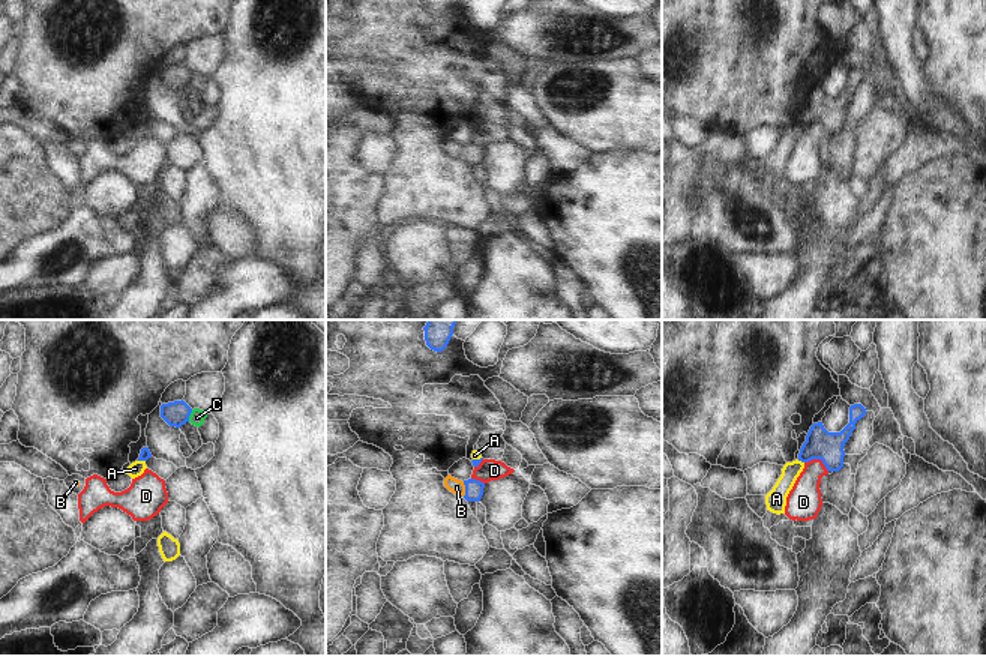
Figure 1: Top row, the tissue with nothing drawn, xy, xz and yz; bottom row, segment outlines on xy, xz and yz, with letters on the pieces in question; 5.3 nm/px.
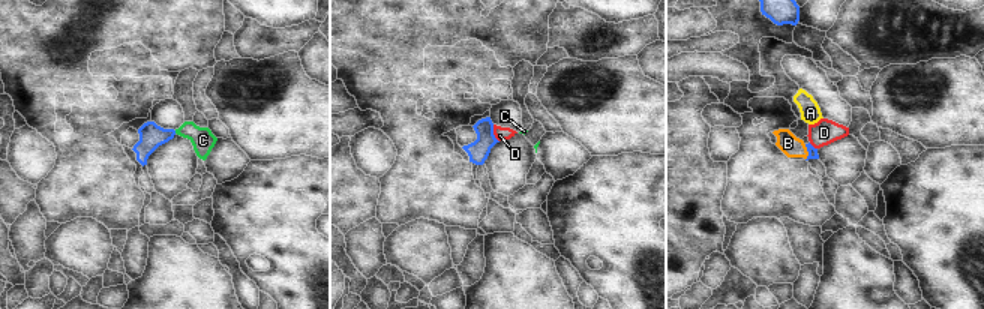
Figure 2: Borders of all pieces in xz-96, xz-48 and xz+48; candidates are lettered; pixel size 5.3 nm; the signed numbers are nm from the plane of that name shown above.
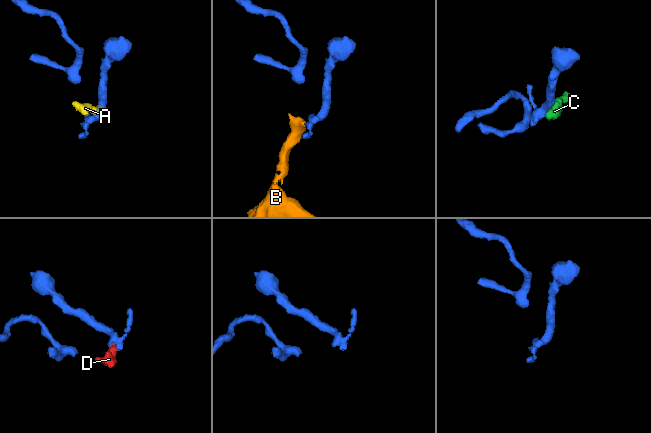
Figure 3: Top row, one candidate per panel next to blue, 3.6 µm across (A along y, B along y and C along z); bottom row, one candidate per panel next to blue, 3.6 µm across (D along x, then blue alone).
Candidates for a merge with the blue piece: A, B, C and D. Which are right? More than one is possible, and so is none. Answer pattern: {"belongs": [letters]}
{"belongs": ["B"]}

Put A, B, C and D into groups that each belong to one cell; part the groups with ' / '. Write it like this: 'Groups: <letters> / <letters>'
Groups: A / B / C D.

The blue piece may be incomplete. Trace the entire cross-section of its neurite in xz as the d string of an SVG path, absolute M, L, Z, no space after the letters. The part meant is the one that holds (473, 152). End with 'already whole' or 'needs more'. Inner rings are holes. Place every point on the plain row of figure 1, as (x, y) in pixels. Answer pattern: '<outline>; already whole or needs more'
M449 138L444 143L444 150L456 159L462 159L467 165L480 165L485 147L476 143L462 146Z; needs more

